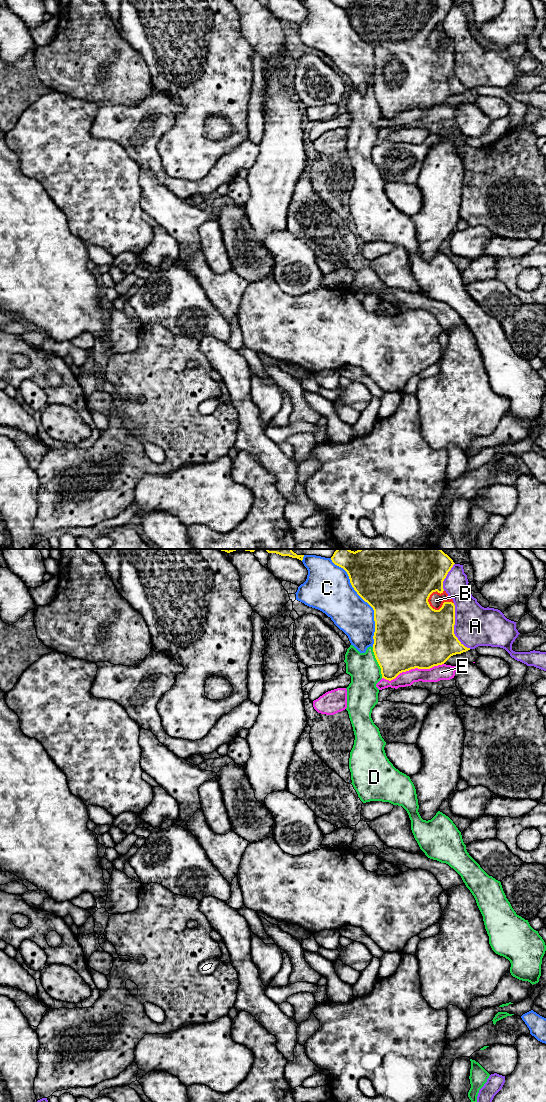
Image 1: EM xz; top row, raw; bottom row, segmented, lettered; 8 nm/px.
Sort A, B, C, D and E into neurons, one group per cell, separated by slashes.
A / B / C / D / E

